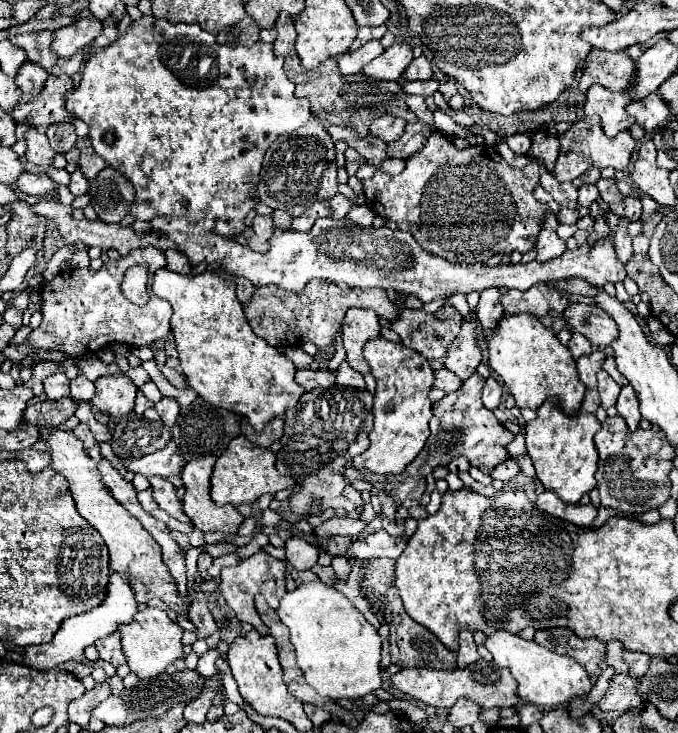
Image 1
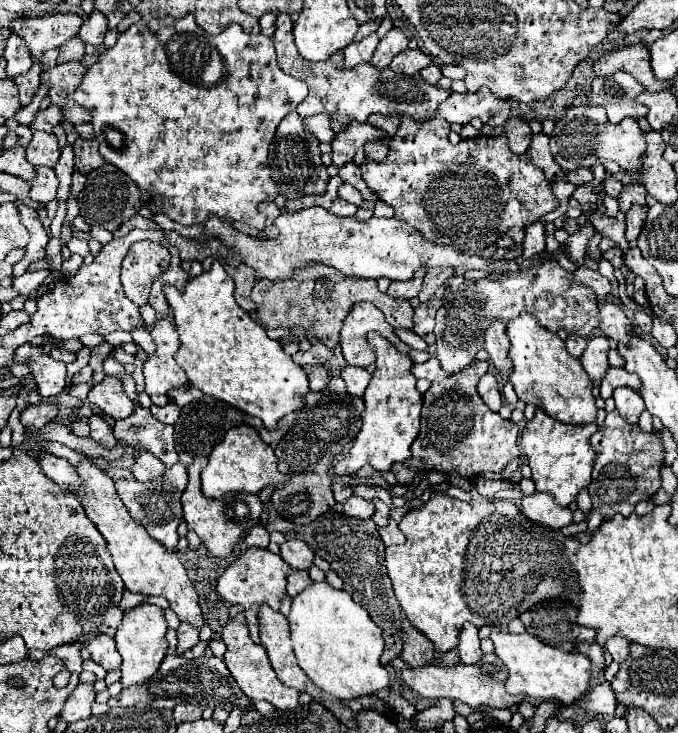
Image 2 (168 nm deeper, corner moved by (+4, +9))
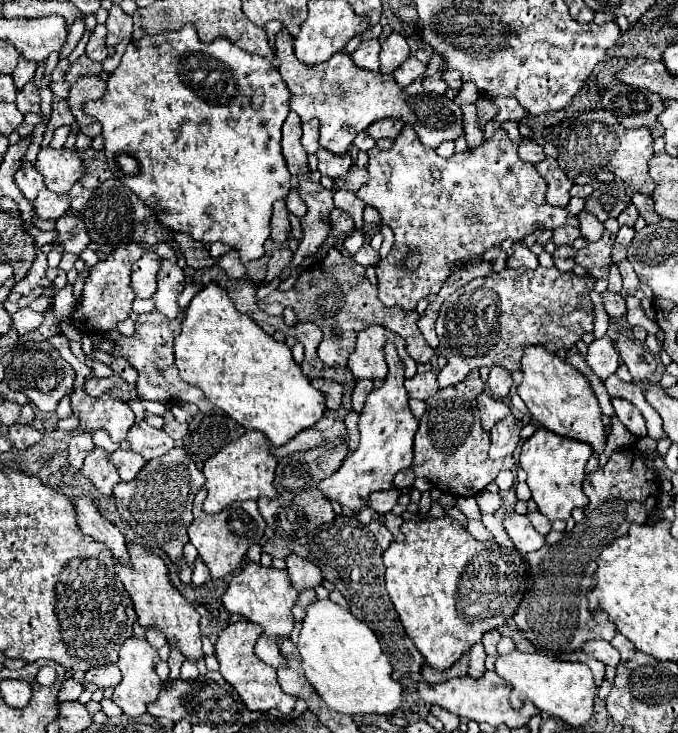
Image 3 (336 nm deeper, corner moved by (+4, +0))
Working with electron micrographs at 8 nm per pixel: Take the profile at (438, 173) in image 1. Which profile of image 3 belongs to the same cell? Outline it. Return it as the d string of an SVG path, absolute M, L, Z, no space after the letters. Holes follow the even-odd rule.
M406 124L390 150L376 146L368 156L370 180L356 196L376 208L382 222L394 232L390 256L376 264L380 302L384 306L414 310L416 302L440 292L456 262L478 258L506 238L522 240L538 228L578 226L578 218L566 208L554 208L546 202L544 178L534 164L518 158L518 144L502 128L496 128L494 136L478 148L444 160L434 148L422 146L414 128ZM408 250L420 252L420 264L414 272L400 268Z

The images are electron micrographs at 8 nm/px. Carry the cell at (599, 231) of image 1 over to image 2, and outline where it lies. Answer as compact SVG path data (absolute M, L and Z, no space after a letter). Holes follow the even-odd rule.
M586 221L584 227L580 227L580 231L576 231L574 235L568 237L566 241L566 247L568 247L568 255L570 255L570 261L574 261L576 265L582 265L582 259L586 255L586 247L588 247L588 241L590 237L596 233L594 225L590 221Z

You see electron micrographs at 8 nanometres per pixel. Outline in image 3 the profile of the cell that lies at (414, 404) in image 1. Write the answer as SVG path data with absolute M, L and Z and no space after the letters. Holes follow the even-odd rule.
M390 342L386 344L386 362L388 362L388 376L382 382L382 386L368 396L366 406L360 414L358 422L360 444L356 452L346 456L342 468L334 476L318 484L318 488L330 502L338 502L350 508L354 514L358 514L362 506L368 506L366 500L372 492L390 490L396 472L410 468L412 464L412 444L414 434L418 430L418 422L408 408L408 392L404 388L402 360L398 358L394 344Z

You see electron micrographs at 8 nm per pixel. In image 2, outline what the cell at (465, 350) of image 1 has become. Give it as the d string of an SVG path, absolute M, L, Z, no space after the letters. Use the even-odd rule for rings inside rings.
M548 259L540 267L504 273L498 281L464 281L454 293L444 299L444 305L438 309L436 347L442 369L452 375L468 367L484 345L484 331L488 321L496 317L506 323L522 311L534 313L538 317L538 323L554 333L558 329L566 329L568 333L576 331L582 337L590 337L598 327L596 295L590 291L590 287L576 283L572 273L564 271L558 261Z

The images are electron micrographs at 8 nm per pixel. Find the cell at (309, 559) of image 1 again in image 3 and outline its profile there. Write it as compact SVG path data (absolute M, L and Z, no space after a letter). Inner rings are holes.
M288 556L286 558L286 564L288 564L288 574L290 574L290 580L292 580L292 586L302 592L302 590L308 590L308 588L316 588L324 582L324 576L322 572L308 560L300 558L300 556Z

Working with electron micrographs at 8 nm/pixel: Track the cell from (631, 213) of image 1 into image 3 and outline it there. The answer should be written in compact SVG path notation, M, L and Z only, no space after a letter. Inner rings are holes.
M635 193L632 196L632 204L636 206L638 213L648 224L654 224L660 220L660 216L654 212L654 200L650 196L644 196L644 194Z

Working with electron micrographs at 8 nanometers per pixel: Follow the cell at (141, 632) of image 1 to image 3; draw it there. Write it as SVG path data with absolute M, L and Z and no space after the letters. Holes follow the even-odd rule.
M128 638L122 648L120 648L120 660L118 668L122 672L122 682L114 688L112 700L124 710L128 716L140 716L146 712L146 704L154 702L160 692L162 680L156 676L156 662L158 662L158 652L148 644L148 640L138 640L138 638Z

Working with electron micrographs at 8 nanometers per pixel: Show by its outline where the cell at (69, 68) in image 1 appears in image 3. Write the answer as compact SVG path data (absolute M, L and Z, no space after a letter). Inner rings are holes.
M82 56L78 62L70 66L70 70L66 72L66 80L76 82L80 76L96 76L100 72L102 72L102 64L92 62L88 56Z

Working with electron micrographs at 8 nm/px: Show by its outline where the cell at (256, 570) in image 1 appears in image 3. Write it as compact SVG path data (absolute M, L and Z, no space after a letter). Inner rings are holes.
M248 564L242 572L238 572L232 580L230 586L224 594L224 606L232 614L246 616L246 620L260 624L264 628L264 636L256 644L256 654L260 660L274 668L284 668L286 666L286 656L280 654L278 642L280 638L288 638L292 628L294 628L294 616L292 616L292 606L298 600L298 590L290 584L290 576L286 570L276 570L276 568L264 568L260 564Z

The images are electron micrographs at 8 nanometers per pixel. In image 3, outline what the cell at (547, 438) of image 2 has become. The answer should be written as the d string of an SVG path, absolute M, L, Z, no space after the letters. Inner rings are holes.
M538 428L532 438L522 444L520 466L528 474L526 484L530 486L532 500L538 510L552 520L568 520L574 508L584 508L588 504L588 496L582 492L582 482L586 478L586 462L592 456L592 448L584 442L576 442L572 438L562 438L546 428Z

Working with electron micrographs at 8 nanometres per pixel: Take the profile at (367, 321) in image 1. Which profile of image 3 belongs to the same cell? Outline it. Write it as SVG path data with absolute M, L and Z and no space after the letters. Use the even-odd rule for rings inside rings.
M370 326L358 334L356 350L350 354L350 360L348 360L350 372L358 378L384 380L386 372L388 372L388 366L384 360L384 344L388 340L394 340L394 344L398 348L398 356L404 362L406 378L412 378L416 374L416 362L404 350L404 340L398 334L386 330L384 326Z

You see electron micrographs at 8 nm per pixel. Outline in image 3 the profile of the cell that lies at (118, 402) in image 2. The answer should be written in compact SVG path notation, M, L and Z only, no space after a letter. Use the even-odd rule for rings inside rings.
M76 386L70 402L72 414L78 418L80 426L86 432L106 430L110 434L110 440L116 444L126 440L126 432L134 426L134 412L126 402L112 400L110 396L94 400L86 396L82 386Z

